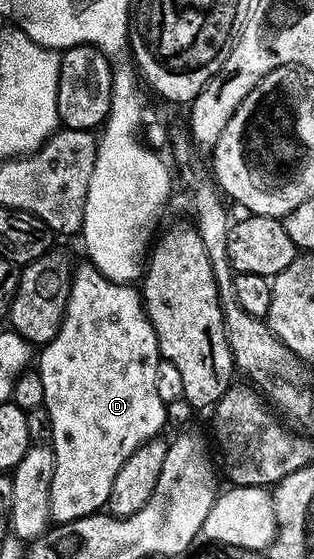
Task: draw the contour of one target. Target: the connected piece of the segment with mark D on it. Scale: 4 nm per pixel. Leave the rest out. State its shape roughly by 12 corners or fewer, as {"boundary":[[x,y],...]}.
{"boundary":[[78,265],[55,337],[54,523],[108,503],[166,429],[136,285]]}

